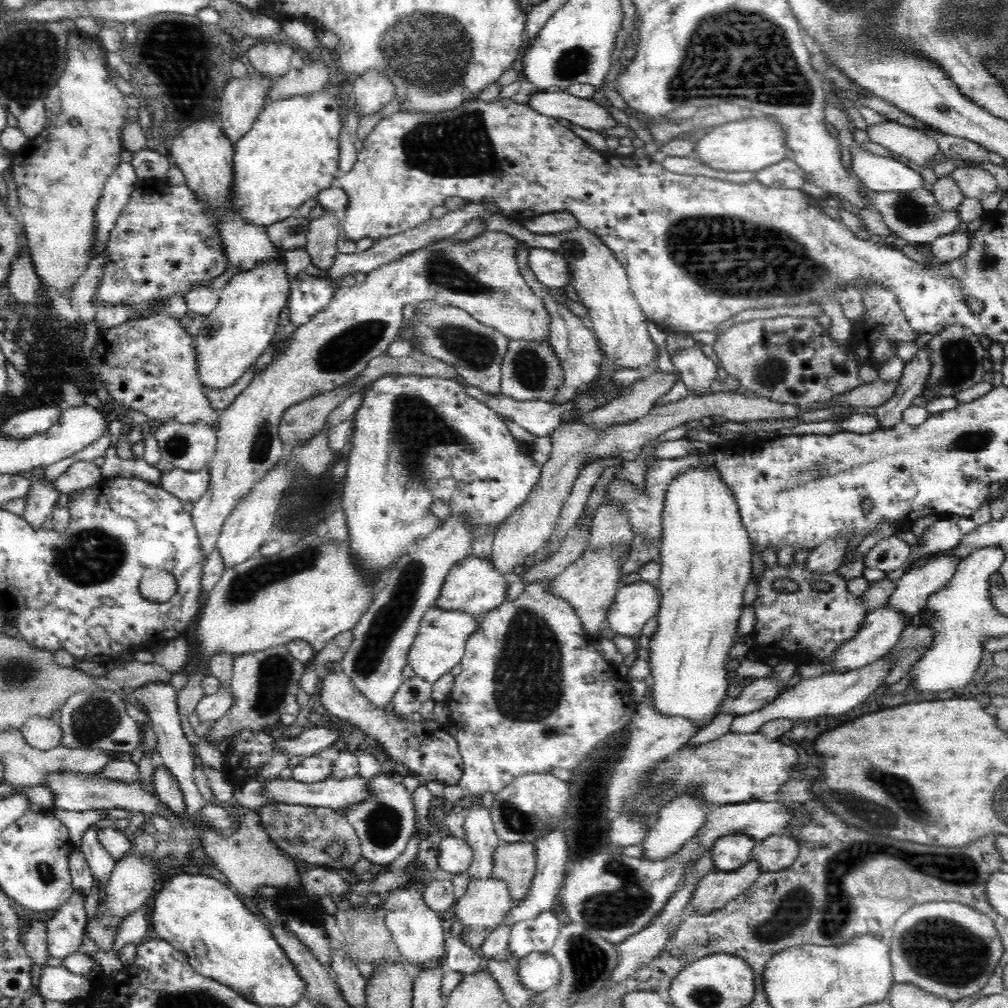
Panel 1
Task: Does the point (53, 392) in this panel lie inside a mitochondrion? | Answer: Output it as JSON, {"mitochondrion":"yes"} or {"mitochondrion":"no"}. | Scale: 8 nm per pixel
{"mitochondrion":"no"}

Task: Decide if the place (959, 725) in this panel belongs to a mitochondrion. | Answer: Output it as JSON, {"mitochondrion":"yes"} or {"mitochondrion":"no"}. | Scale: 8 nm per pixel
{"mitochondrion":"no"}

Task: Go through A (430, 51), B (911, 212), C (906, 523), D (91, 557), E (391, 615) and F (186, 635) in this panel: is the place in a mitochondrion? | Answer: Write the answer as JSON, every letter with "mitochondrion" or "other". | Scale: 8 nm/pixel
{"A":"mitochondrion","B":"mitochondrion","C":"other","D":"mitochondrion","E":"mitochondrion","F":"other"}

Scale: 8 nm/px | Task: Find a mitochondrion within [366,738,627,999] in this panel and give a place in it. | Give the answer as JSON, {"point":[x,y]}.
{"point":[588,960]}

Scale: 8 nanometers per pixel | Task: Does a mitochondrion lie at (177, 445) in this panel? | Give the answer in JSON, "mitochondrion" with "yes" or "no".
{"mitochondrion":"yes"}

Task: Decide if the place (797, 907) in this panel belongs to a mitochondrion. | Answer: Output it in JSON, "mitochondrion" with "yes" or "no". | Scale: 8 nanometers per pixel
{"mitochondrion":"yes"}

